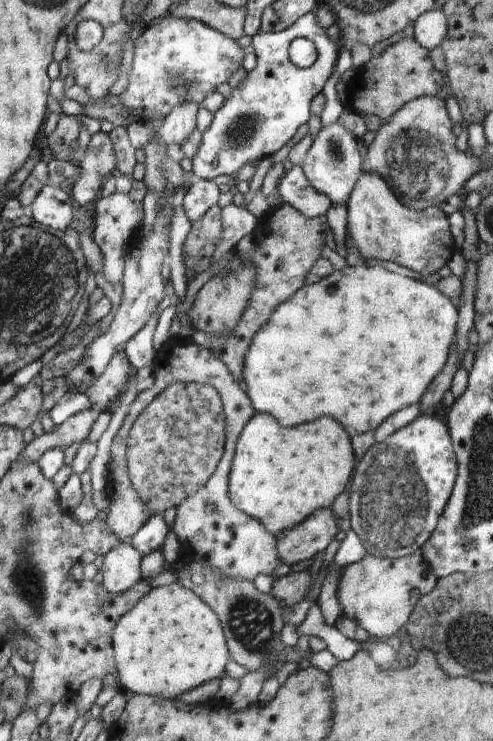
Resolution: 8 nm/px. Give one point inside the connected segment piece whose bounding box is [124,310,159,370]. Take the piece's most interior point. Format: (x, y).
(140, 351)

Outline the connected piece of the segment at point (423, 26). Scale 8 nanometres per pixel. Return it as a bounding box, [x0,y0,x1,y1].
[413,10,448,50]

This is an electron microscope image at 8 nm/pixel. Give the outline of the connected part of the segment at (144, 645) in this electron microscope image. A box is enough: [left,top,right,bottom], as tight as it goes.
[113,583,228,699]

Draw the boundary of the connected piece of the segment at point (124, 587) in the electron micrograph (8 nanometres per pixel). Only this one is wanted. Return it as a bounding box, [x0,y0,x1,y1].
[101,541,141,594]

